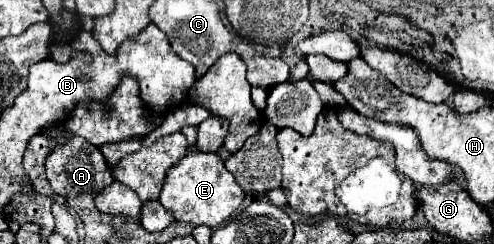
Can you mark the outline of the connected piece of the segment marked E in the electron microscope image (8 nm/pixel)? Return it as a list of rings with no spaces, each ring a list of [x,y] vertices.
[[[199,150],[189,152],[179,164],[175,164],[163,184],[159,202],[173,214],[177,222],[183,224],[207,224],[221,226],[243,202],[245,192],[237,184],[235,176],[223,166],[223,160],[217,154],[205,154]]]

